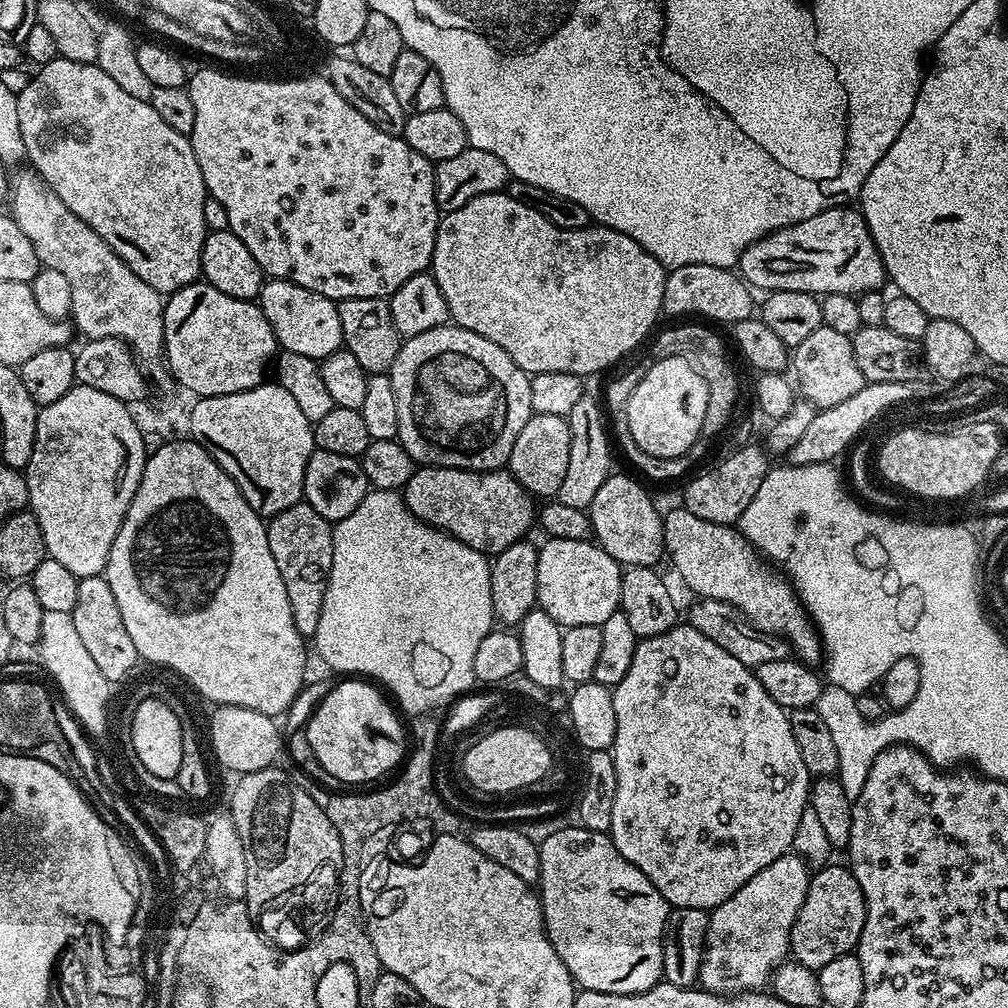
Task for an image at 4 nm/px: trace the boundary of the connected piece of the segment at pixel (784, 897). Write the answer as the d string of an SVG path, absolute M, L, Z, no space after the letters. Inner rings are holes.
M789 854L778 858L774 862L770 862L770 866L766 866L766 870L758 870L758 874L754 874L754 878L750 878L750 882L746 882L746 886L742 886L742 890L738 890L730 898L726 898L726 902L722 902L718 907L711 909L708 917L708 935L704 937L704 961L700 967L699 987L706 992L712 992L715 996L734 996L741 992L755 992L763 989L765 985L772 979L772 971L778 965L785 963L790 956L790 934L794 922L798 918L798 910L802 910L802 902L806 902L806 890L810 879L810 865L803 856L799 854Z

